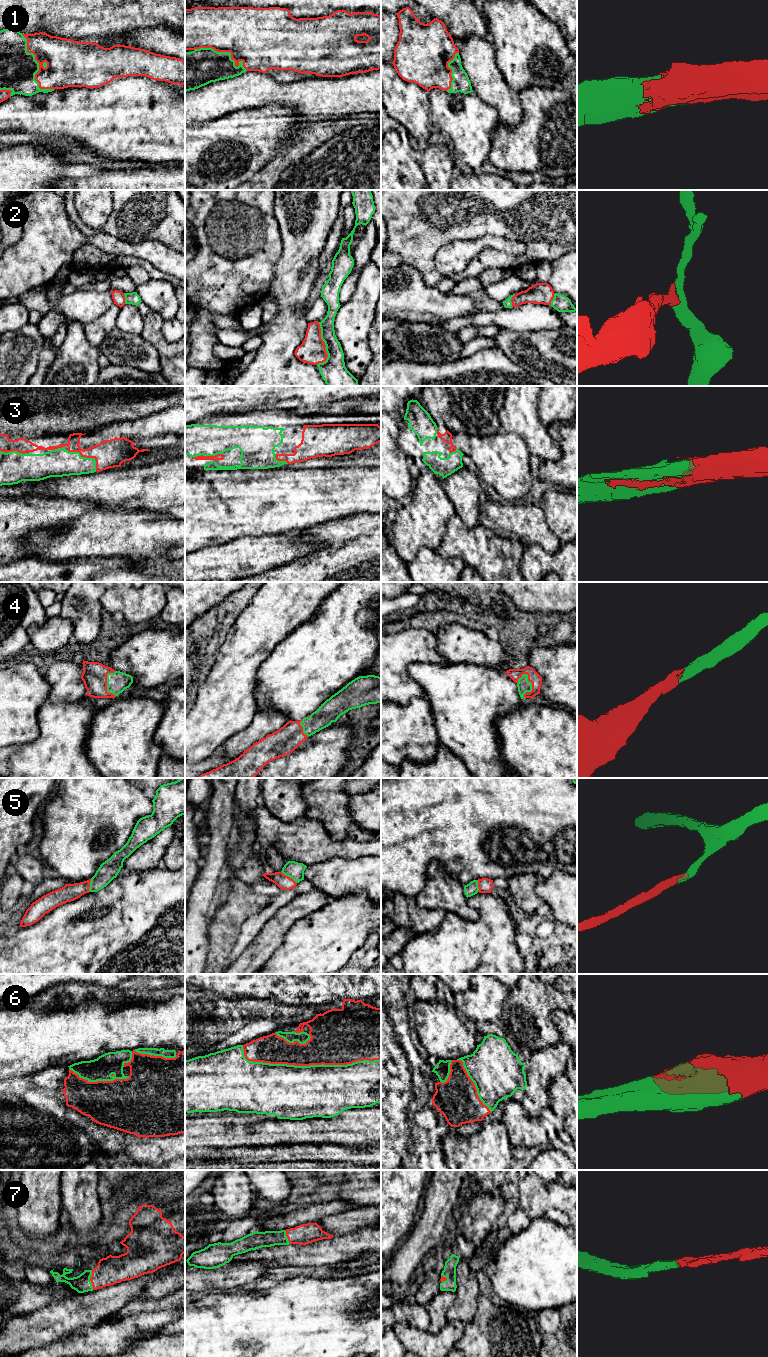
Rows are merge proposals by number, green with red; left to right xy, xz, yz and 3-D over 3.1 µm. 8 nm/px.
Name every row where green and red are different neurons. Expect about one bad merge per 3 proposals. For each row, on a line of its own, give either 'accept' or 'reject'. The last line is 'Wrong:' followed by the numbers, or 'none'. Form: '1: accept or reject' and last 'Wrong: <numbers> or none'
1: accept
2: accept
3: accept
4: accept
5: accept
6: accept
7: accept
Wrong: none

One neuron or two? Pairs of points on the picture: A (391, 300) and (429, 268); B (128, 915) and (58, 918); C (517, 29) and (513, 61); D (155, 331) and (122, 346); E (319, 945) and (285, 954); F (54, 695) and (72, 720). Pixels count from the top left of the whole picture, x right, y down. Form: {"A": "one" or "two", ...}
{"A": "two", "B": "one", "C": "one", "D": "two", "E": "one", "F": "two"}

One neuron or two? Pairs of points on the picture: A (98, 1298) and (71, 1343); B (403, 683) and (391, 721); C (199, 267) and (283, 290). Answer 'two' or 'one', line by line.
A: two
B: two
C: two

